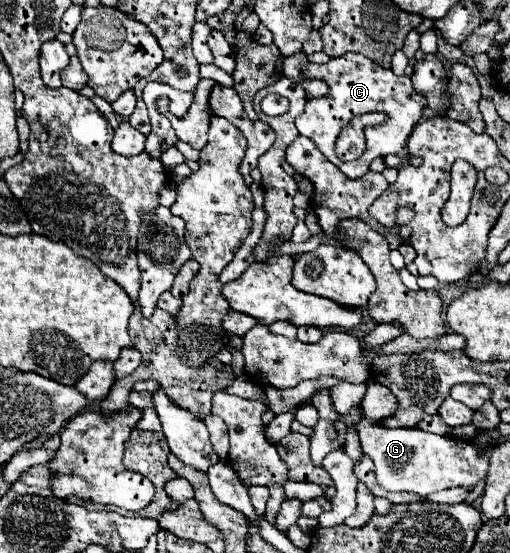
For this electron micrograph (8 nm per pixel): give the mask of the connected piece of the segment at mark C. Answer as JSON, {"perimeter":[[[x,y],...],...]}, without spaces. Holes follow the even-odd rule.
{"perimeter":[[[345,53],[341,57],[331,59],[325,65],[307,65],[307,75],[309,77],[317,77],[317,75],[325,75],[327,83],[329,83],[329,93],[327,97],[321,99],[307,99],[305,111],[303,115],[295,121],[297,129],[301,135],[309,137],[315,141],[315,145],[319,147],[319,151],[331,161],[335,163],[347,177],[351,179],[359,179],[369,171],[369,165],[375,157],[387,157],[391,153],[401,153],[407,137],[411,135],[413,127],[419,123],[421,119],[421,111],[423,111],[423,95],[419,95],[413,85],[411,79],[407,75],[395,75],[391,69],[385,69],[381,65],[375,65],[371,59],[357,55],[357,53]],[[371,111],[383,111],[389,115],[389,121],[377,127],[365,127],[365,139],[367,139],[367,149],[363,153],[363,157],[359,157],[357,161],[341,161],[335,153],[335,143],[339,133],[343,131],[343,127],[349,125],[349,121],[355,115],[363,115],[363,113],[371,113]]]}

